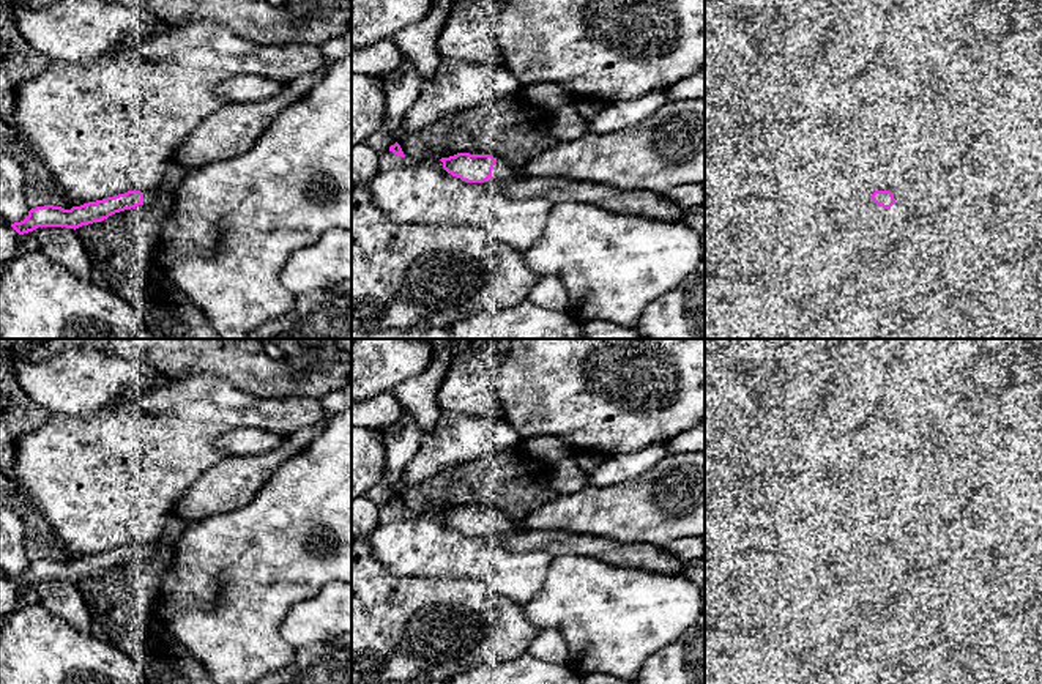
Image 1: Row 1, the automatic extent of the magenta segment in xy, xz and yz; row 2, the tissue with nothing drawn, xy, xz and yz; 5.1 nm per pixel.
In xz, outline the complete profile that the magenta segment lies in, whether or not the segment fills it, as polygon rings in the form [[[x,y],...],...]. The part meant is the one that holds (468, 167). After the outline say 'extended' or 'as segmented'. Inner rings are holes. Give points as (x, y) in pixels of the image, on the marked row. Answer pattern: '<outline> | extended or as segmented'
[[[457,153],[440,161],[448,173],[467,183],[484,183],[490,177],[500,183],[512,183],[525,178],[520,170],[512,169],[492,154]]] | extended

